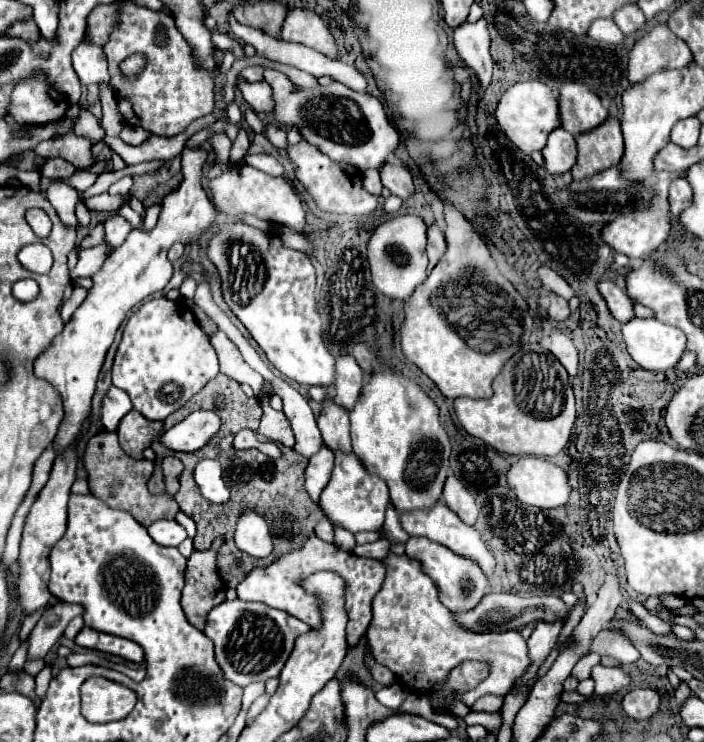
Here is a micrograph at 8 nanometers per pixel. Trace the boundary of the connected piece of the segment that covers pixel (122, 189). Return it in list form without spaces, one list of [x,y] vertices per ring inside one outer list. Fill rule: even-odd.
[[[131,176],[121,178],[121,180],[117,180],[117,182],[113,182],[113,184],[109,186],[109,194],[119,194],[119,196],[127,198],[131,186],[133,186],[133,178],[131,178]]]

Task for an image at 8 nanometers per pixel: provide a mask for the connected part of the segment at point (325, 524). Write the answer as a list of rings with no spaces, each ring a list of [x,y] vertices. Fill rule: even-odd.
[[[323,518],[323,520],[317,524],[315,534],[317,534],[321,540],[325,540],[325,542],[333,542],[333,526],[331,526],[331,522],[329,522],[327,518]]]

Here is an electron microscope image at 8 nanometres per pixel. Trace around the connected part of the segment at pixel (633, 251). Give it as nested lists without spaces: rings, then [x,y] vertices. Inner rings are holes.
[[[657,172],[657,184],[653,186],[655,190],[655,198],[653,198],[653,206],[649,210],[637,210],[637,212],[629,212],[623,214],[621,218],[615,218],[613,222],[605,224],[601,228],[601,240],[605,244],[609,244],[615,252],[621,252],[625,256],[629,256],[631,260],[641,260],[647,254],[651,254],[651,250],[659,248],[661,244],[665,244],[669,230],[671,230],[671,222],[669,222],[669,204],[667,204],[667,190],[673,178],[677,178],[679,174],[669,174],[669,172]]]

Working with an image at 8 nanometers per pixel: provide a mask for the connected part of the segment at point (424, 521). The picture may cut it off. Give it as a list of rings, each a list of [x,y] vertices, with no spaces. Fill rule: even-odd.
[[[445,500],[437,502],[437,506],[431,506],[429,510],[413,510],[413,514],[399,514],[401,518],[401,526],[403,530],[409,534],[409,536],[425,536],[433,542],[439,542],[439,544],[445,544],[447,548],[451,548],[453,552],[457,554],[463,554],[467,558],[473,558],[481,568],[483,572],[489,576],[495,568],[495,558],[491,556],[491,552],[487,550],[485,542],[481,540],[481,534],[473,528],[473,526],[467,526],[465,522],[461,522],[461,518],[457,514],[451,514],[451,510],[445,506]]]

